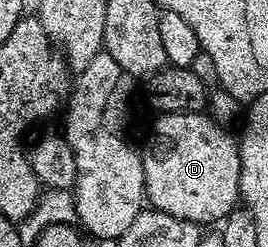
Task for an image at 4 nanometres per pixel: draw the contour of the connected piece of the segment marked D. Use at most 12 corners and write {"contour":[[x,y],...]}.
{"contour":[[168,110],[143,154],[150,207],[200,226],[241,197],[239,142]]}

